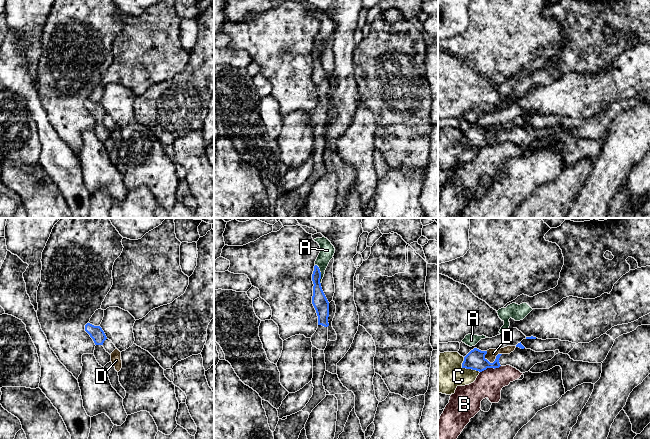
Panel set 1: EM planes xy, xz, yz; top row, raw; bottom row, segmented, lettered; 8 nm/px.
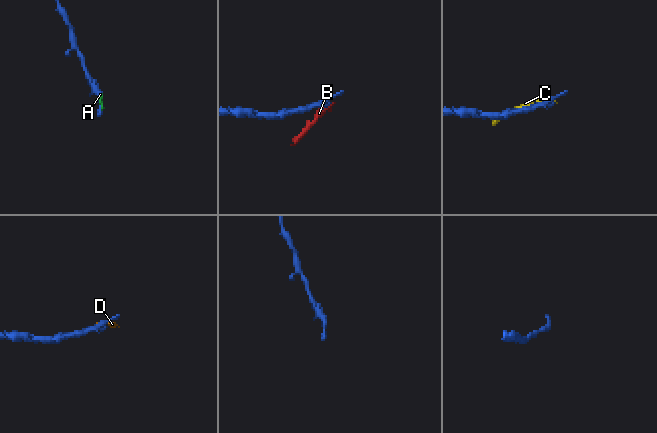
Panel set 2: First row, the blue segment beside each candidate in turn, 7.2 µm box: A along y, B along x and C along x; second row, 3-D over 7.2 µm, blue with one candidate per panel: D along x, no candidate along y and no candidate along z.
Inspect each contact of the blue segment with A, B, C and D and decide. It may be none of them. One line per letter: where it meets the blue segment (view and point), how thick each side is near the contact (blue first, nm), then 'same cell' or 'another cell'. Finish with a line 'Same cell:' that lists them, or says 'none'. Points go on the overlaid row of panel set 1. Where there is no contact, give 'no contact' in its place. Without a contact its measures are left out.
A: meets blue in xz at (320, 274); 120 nm thick on the blue side, 120 nm on the other; another cell
B: meets blue in yz at (490, 367); 160 nm thick on the blue side, 220 nm on the other; another cell
C: meets blue in yz at (466, 368); 160 nm thick on the blue side, 280 nm on the other; another cell
D: meets blue in yz at (494, 361); 160 nm thick on the blue side, 80 nm on the other; another cell
Same cell: none

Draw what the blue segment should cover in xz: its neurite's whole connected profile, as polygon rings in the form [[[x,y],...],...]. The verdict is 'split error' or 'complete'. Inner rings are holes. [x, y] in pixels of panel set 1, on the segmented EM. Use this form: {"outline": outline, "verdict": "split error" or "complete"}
{"outline": [[[315,265],[312,274],[314,284],[312,304],[318,316],[318,328],[311,337],[313,345],[313,395],[301,411],[279,419],[276,429],[273,432],[274,439],[298,439],[310,413],[326,397],[323,378],[326,371],[324,350],[328,341],[329,302],[322,290],[320,279],[320,269]]], "verdict": "split error"}

